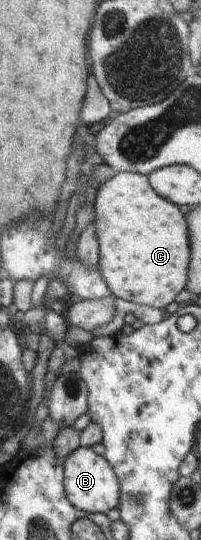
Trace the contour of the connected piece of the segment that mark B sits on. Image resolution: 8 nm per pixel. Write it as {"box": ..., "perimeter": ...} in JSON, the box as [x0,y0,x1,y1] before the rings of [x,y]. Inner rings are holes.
{"box":[64,446,121,514],"perimeter":[[[83,446],[64,459],[64,490],[73,506],[94,514],[106,514],[117,507],[121,493],[119,480],[108,461],[92,448]]]}

